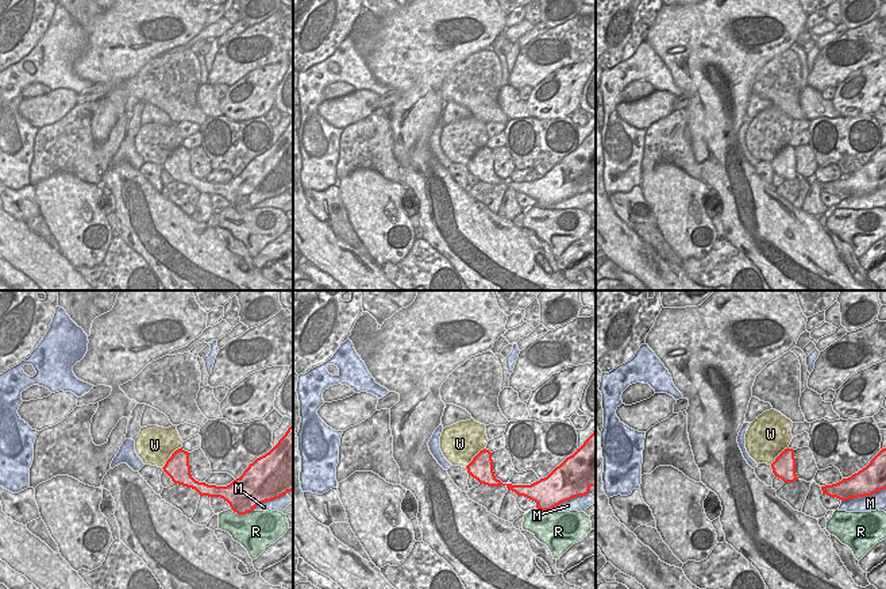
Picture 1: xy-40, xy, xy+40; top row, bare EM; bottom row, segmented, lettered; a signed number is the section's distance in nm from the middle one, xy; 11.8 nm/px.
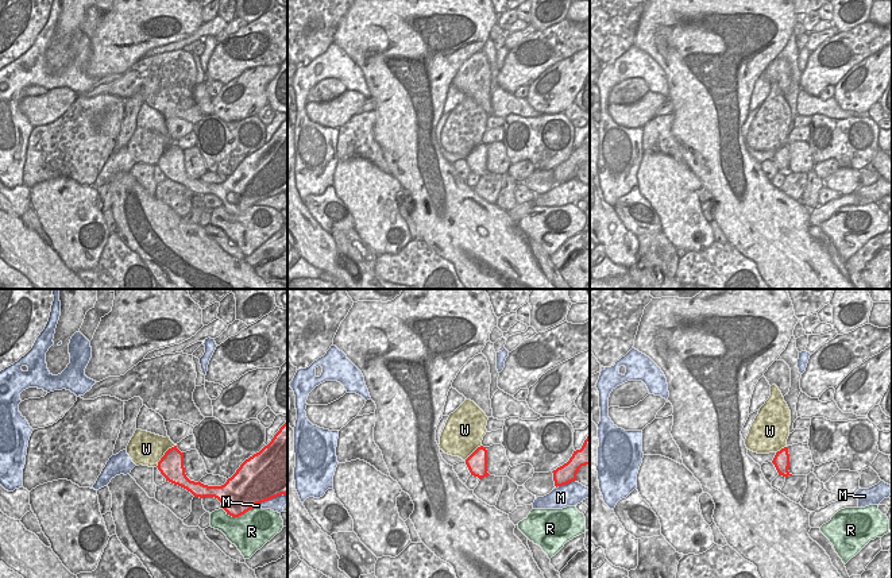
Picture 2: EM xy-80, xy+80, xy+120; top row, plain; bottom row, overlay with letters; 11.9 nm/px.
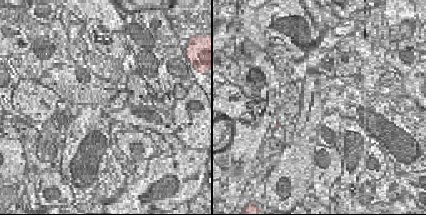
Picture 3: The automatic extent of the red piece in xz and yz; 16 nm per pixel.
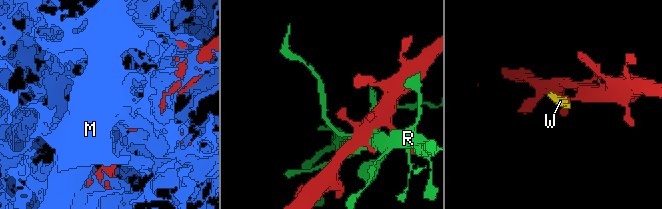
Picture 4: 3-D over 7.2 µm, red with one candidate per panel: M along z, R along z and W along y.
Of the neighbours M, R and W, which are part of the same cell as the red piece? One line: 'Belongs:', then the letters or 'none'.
Belongs: none.

